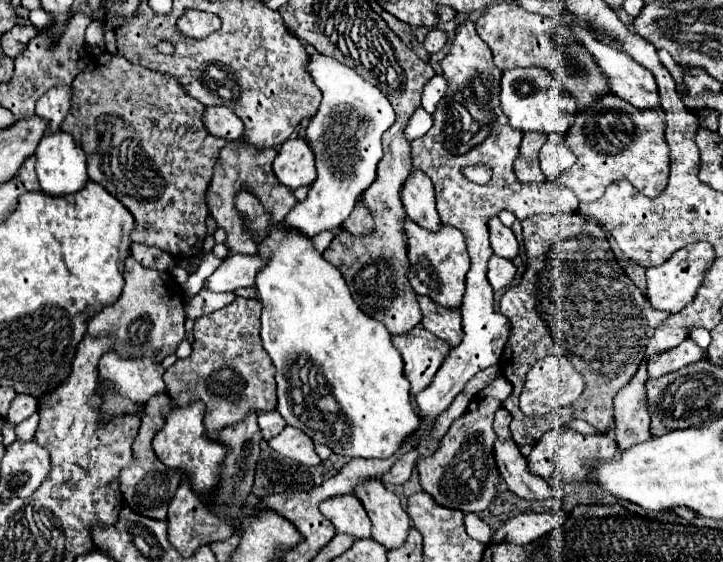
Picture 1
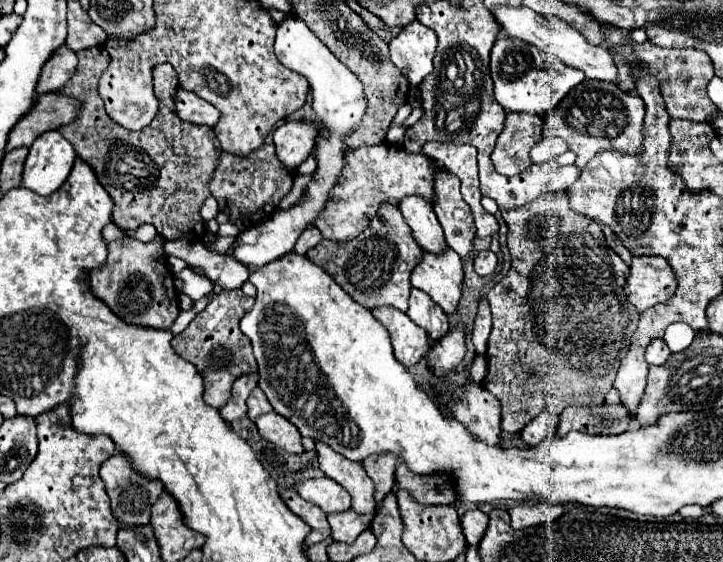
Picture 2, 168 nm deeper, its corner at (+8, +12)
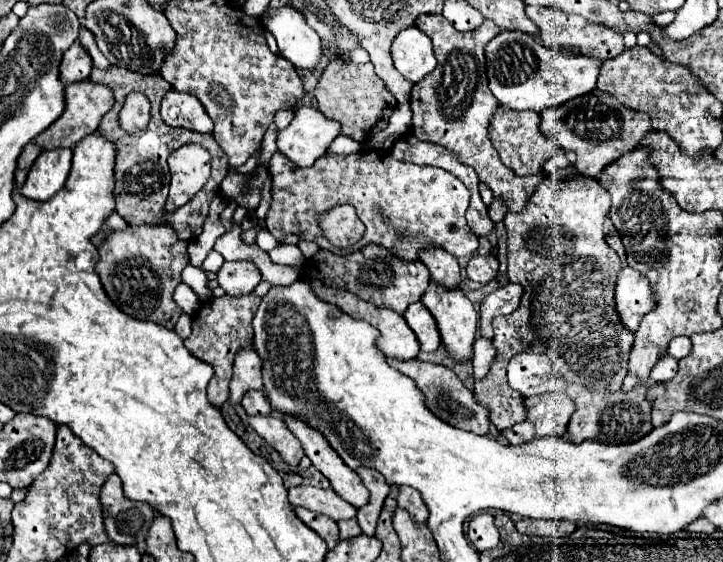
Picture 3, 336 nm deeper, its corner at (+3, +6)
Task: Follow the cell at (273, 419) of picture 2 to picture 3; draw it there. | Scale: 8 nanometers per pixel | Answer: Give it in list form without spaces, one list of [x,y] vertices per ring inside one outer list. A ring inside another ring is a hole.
[[[269,414],[269,416],[249,416],[247,422],[269,446],[273,446],[281,454],[281,458],[287,464],[297,466],[301,462],[301,458],[305,456],[301,442],[295,438],[295,434],[291,434],[291,430],[283,422],[283,418],[273,416],[273,414]]]

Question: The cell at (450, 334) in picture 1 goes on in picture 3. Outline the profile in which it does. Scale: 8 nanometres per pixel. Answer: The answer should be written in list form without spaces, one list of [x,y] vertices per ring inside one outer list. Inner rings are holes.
[[[413,302],[409,306],[409,310],[405,312],[405,320],[411,326],[411,330],[417,334],[421,350],[425,350],[425,352],[437,350],[437,346],[441,344],[441,334],[439,334],[435,318],[427,310],[427,306],[423,306],[421,302]]]

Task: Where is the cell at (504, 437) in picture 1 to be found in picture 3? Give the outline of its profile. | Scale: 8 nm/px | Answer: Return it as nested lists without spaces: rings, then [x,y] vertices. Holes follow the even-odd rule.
[[[389,358],[387,360],[393,368],[397,368],[399,372],[403,372],[405,376],[409,376],[411,380],[415,380],[417,388],[425,392],[427,396],[427,406],[429,410],[435,410],[435,414],[445,420],[447,424],[451,426],[459,426],[463,430],[469,430],[469,432],[475,432],[475,434],[489,434],[489,424],[491,424],[491,412],[475,398],[475,394],[471,390],[467,390],[463,386],[463,382],[459,380],[459,376],[453,372],[453,370],[447,370],[447,366],[441,366],[441,364],[431,364],[431,362],[421,362],[421,360],[409,360],[409,362],[403,362],[403,360],[393,360]]]

